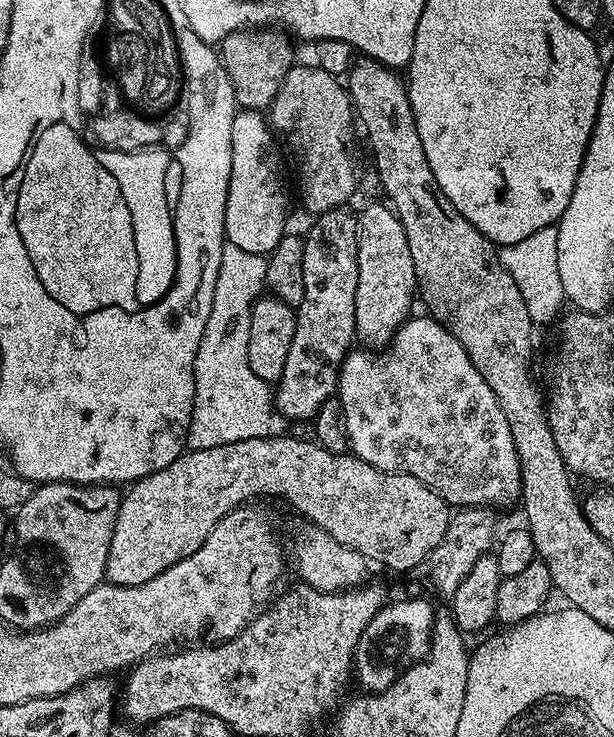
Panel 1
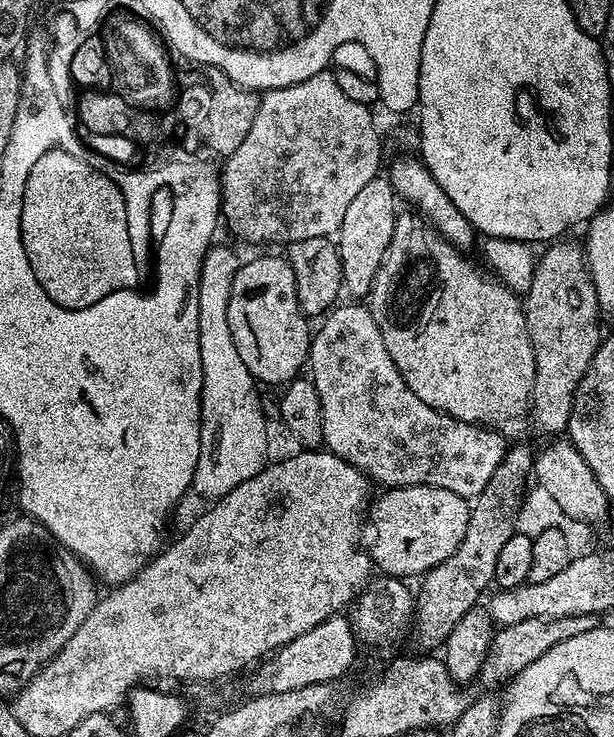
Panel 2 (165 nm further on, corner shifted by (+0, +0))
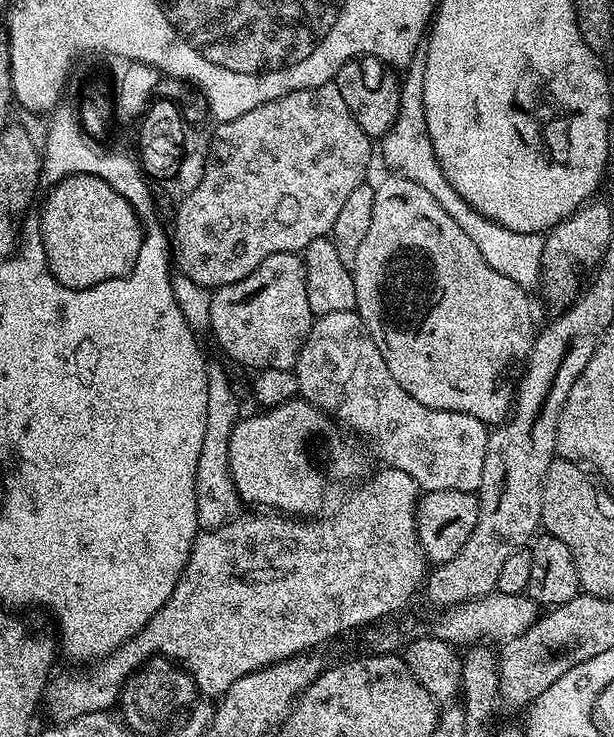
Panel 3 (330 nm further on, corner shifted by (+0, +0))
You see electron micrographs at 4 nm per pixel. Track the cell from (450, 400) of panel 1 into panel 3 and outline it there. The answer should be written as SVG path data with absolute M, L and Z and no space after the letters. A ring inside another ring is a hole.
M355 310L315 317L312 329L308 331L306 342L296 359L294 371L300 387L299 395L303 399L328 413L345 429L361 437L364 435L372 443L373 450L384 459L383 463L387 467L410 474L417 489L424 492L462 490L479 493L482 466L486 463L489 425L470 414L439 412L410 398L410 394L406 394L406 390L402 390L402 386L394 382L394 374L390 374L390 366L386 366L386 358L382 358L378 346L374 346L374 338Z

